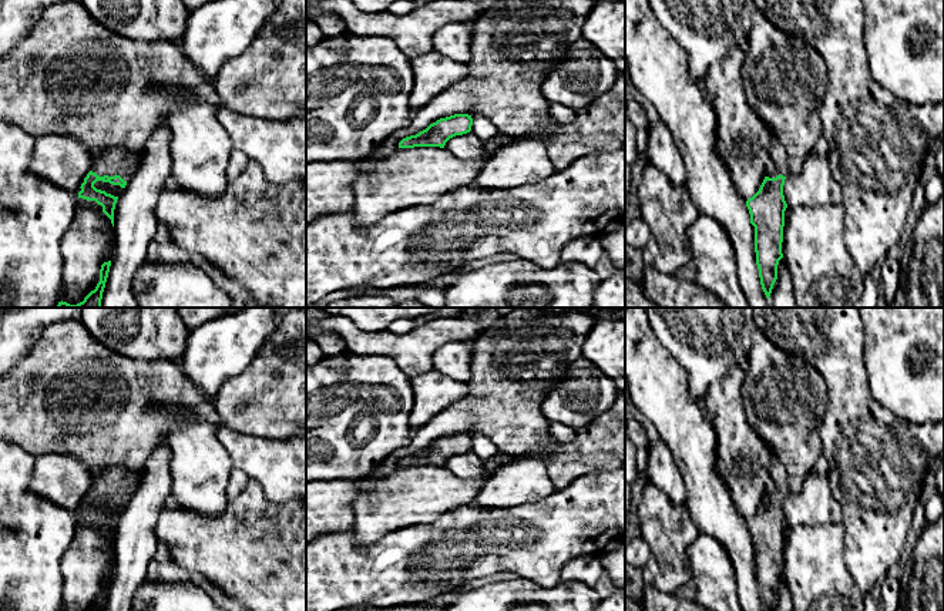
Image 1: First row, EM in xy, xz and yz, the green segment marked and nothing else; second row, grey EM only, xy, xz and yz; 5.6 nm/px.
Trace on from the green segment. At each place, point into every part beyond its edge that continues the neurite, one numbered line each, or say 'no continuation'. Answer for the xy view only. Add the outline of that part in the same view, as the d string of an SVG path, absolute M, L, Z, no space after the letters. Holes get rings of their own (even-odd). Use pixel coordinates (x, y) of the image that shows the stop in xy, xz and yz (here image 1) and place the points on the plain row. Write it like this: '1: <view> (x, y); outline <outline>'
1: xy (113, 480); outline M112 466L94 474L91 490L100 496L135 491L142 480L142 471L130 473L124 467Z

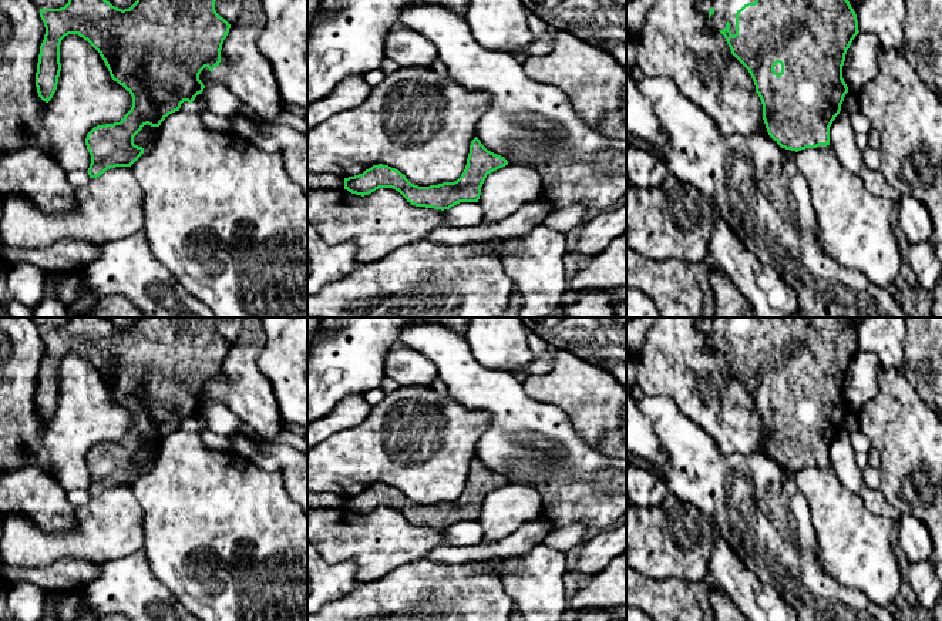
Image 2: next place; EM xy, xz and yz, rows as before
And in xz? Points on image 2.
no continuation

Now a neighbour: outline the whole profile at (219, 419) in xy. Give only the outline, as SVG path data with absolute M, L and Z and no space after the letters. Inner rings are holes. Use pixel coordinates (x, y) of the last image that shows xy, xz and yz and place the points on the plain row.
M219 393L211 396L202 410L202 416L206 422L206 429L228 439L240 433L245 427Z

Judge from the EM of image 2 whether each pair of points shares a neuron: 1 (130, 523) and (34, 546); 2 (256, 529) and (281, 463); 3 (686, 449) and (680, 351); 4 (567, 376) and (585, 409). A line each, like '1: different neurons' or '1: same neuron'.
1: same neuron
2: different neurons
3: different neurons
4: same neuron

